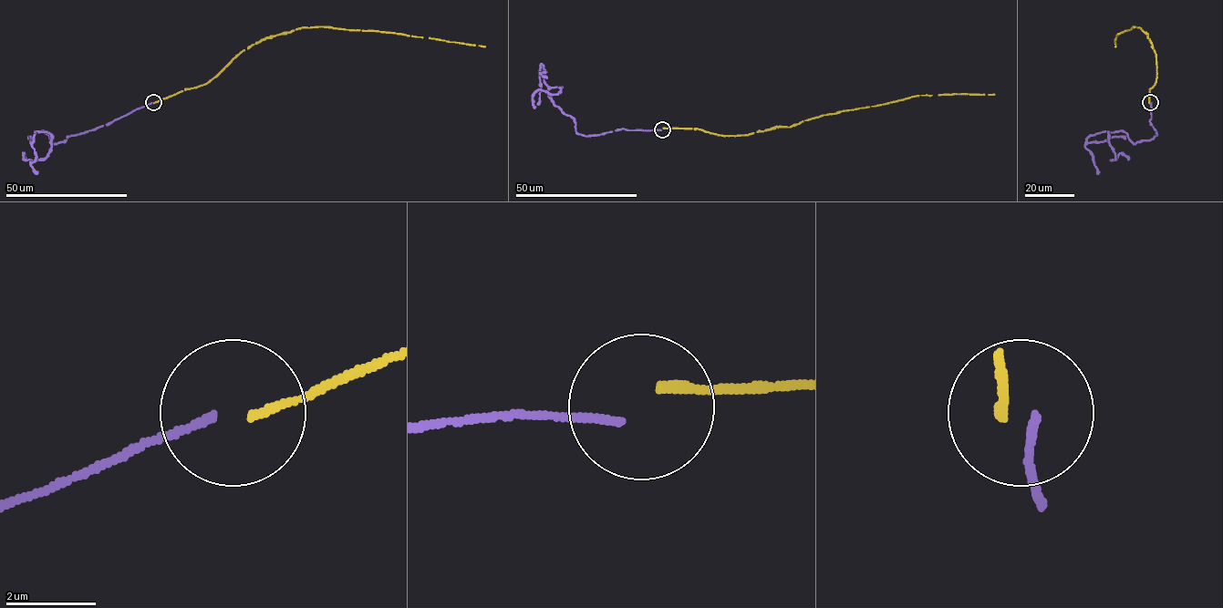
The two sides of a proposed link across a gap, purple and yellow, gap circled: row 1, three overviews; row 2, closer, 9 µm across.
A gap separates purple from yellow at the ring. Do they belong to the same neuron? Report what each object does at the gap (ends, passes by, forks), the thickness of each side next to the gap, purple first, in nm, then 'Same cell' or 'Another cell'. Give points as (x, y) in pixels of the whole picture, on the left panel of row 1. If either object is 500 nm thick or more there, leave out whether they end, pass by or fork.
At the ring purple ends. At the ring yellow ends. Thickness 170 nm (purple) against 200 nm. Another cell

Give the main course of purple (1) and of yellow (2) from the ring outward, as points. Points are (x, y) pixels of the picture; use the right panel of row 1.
1: (1151, 102), (1153, 138), (1134, 143), (1124, 131), (1108, 132), (1111, 159), (1119, 153), (1128, 159)
2: (1149, 102), (1150, 89), (1156, 77), (1156, 54), (1148, 35), (1134, 26), (1116, 36), (1114, 46)

